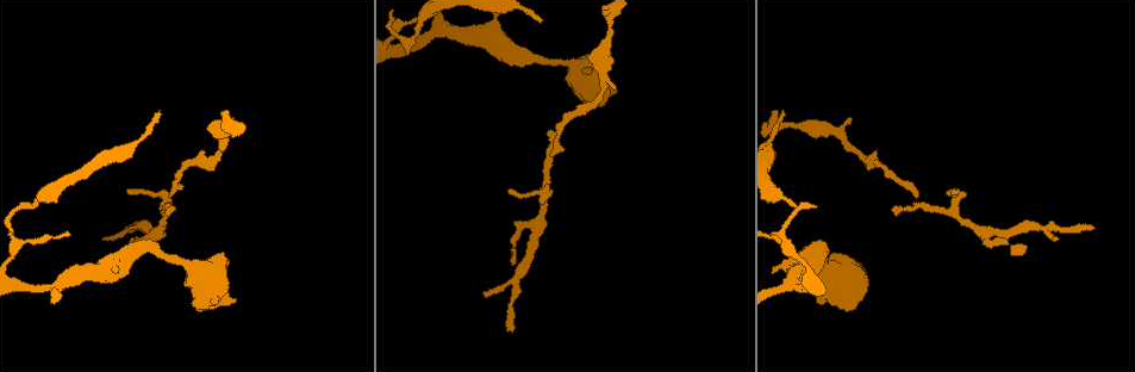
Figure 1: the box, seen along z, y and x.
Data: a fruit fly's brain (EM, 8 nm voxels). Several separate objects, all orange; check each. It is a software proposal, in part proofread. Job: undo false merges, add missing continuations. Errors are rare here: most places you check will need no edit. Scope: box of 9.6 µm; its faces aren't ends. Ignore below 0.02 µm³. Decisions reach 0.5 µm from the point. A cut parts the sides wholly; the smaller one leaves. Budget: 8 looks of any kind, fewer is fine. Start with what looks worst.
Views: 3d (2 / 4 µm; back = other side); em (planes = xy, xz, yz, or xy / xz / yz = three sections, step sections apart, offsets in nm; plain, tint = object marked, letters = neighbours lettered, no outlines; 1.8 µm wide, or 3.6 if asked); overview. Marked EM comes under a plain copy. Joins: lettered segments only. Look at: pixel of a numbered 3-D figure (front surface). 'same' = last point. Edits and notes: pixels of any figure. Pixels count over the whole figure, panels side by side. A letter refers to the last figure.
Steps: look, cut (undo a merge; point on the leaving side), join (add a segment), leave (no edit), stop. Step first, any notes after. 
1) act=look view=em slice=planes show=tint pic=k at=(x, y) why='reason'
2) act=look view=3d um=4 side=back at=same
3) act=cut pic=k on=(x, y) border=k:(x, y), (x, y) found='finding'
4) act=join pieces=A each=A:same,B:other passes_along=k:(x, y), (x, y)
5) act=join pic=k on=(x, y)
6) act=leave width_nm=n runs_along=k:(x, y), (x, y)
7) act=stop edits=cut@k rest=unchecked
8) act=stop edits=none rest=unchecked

act=look view=em slice=xy step=16 show=tint pic=1 at=(160, 110)

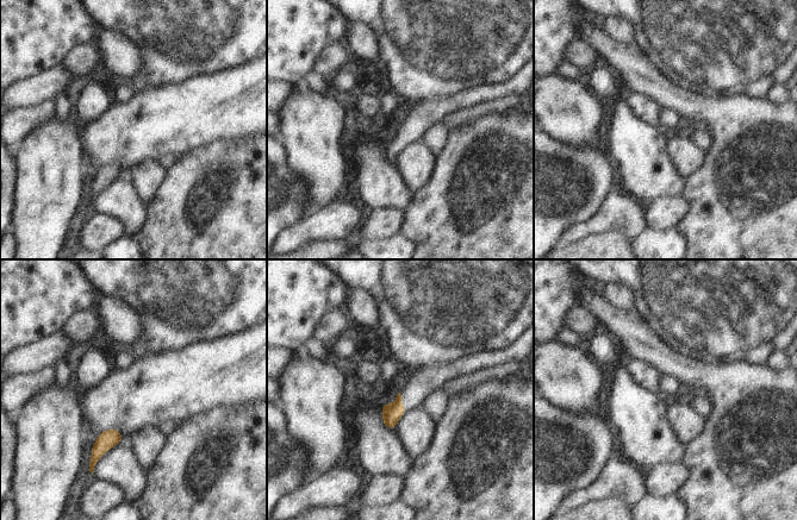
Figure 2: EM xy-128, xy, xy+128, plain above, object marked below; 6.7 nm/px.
act=look view=em slice=planes show=letters at=same why='another direction'

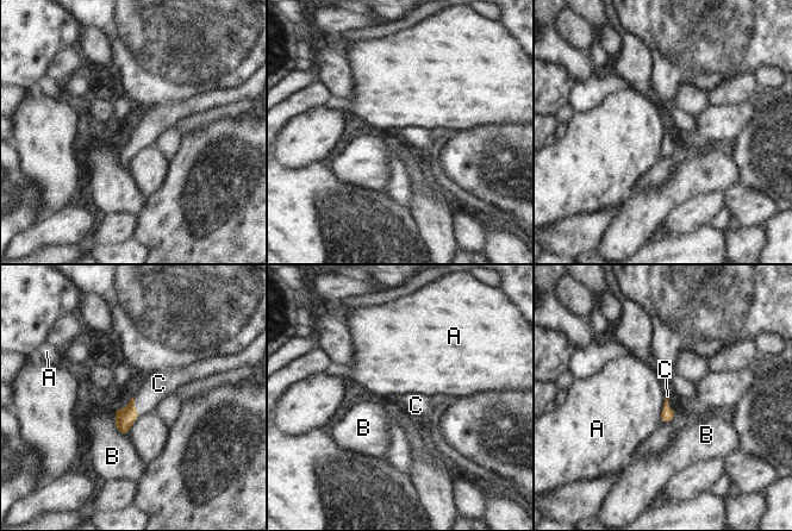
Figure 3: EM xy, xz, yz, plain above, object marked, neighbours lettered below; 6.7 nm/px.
act=join pieces=C each=A:other,B:other,C:same passes_along=3:(667, 414), (667, 404), (667, 395) found='the neuron continues'

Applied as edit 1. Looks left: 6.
act=look view=3d um=4 pic=1 at=(515, 261) why='thin end'

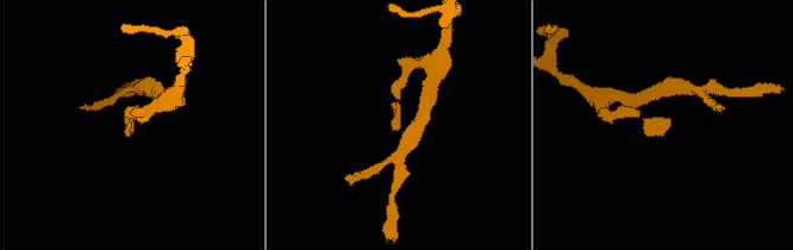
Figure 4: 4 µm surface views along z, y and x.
act=look view=em um=3.6 slice=planes show=letters pic=4 at=(128, 134)

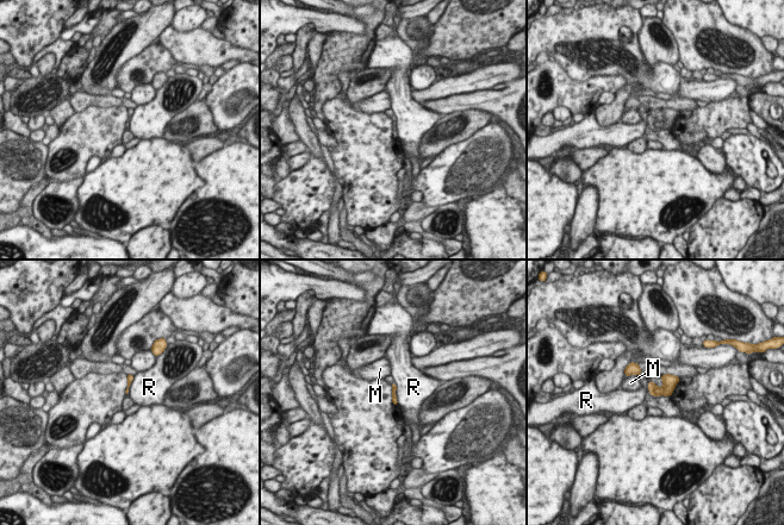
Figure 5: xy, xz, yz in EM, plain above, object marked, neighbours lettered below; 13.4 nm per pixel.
act=leave each=M:other,R:other found='none of them fits'

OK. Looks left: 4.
act=look view=em slice=xy step=4 show=tint pic=1 at=(507, 322) why='an open end'

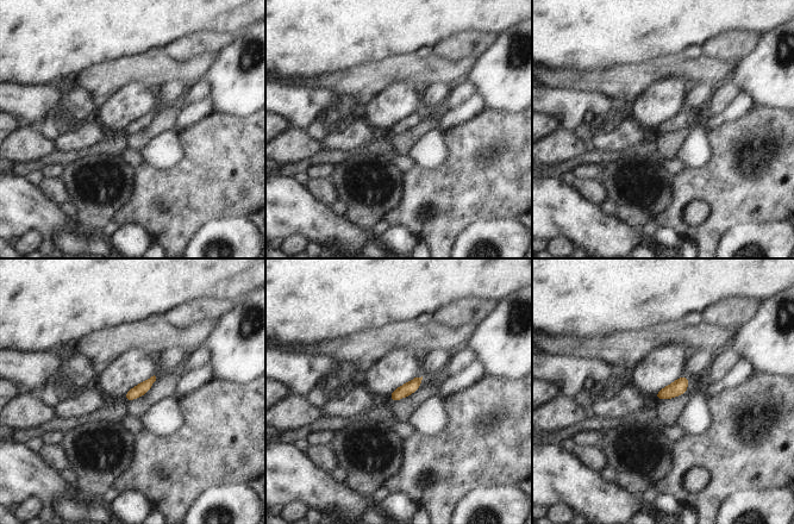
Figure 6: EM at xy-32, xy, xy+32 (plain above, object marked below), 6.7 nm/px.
act=look view=em slice=yz step=4 show=letters at=same why='another direction'

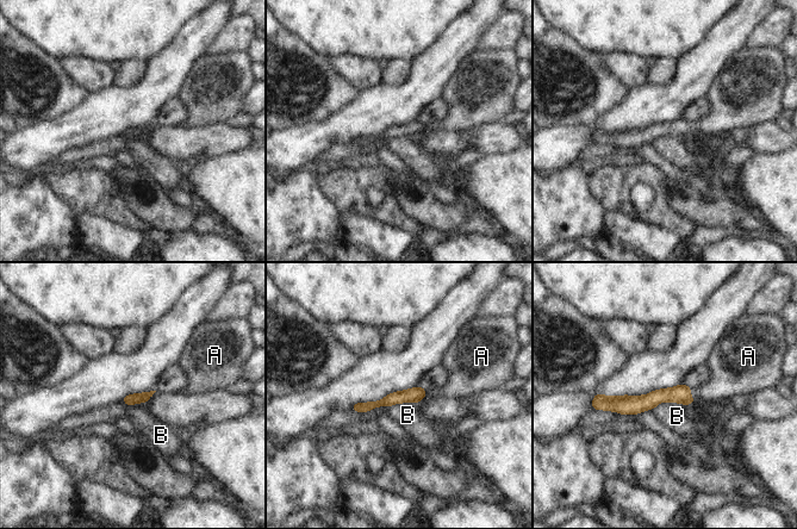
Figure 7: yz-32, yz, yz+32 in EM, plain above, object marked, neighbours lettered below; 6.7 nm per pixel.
act=join pieces=A each=A:same,B:other passes_along=7:(680, 393), (689, 394), (723, 381) found='the neuron continues'

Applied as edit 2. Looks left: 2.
act=stop edits=join@3,join@7 rest=unchecked

